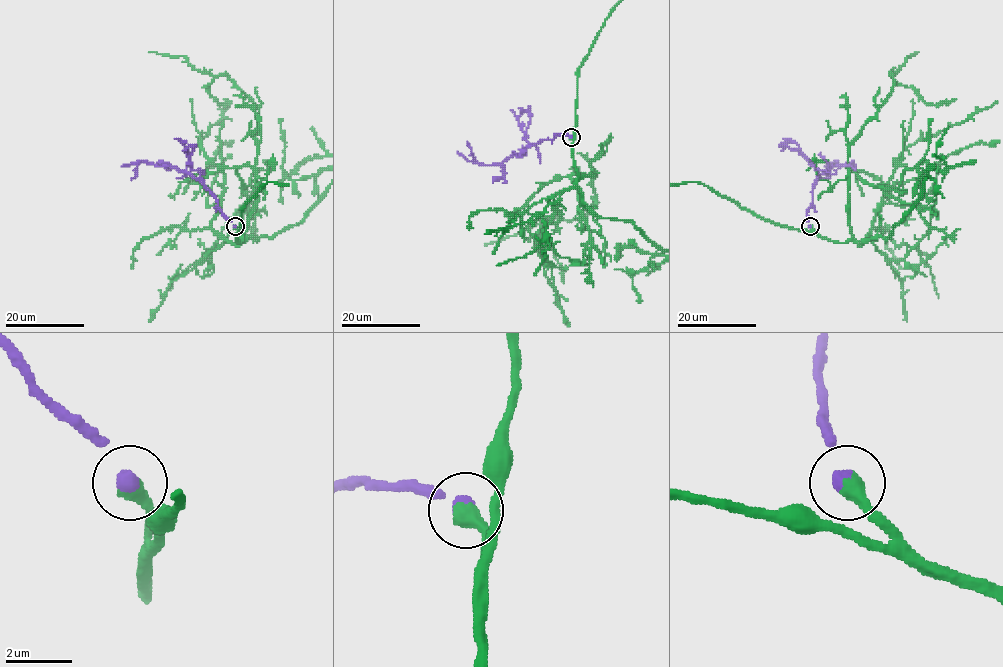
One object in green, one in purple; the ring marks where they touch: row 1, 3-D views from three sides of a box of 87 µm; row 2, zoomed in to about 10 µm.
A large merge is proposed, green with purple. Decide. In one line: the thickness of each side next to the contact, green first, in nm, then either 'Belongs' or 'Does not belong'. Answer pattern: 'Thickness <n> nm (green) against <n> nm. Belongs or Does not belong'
Thickness 500 nm (green) against 440 nm. Belongs

